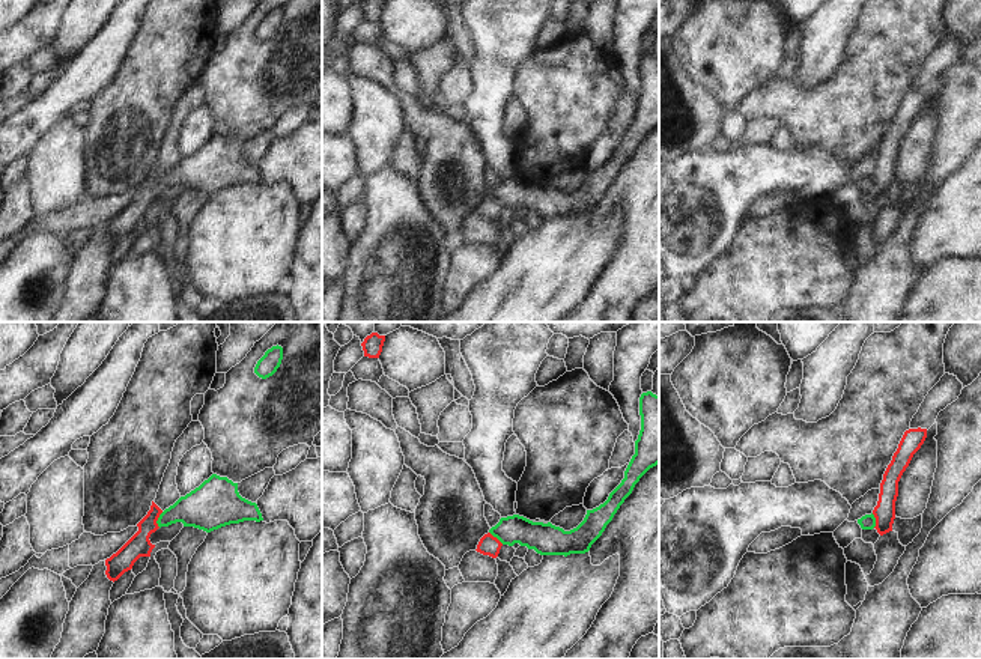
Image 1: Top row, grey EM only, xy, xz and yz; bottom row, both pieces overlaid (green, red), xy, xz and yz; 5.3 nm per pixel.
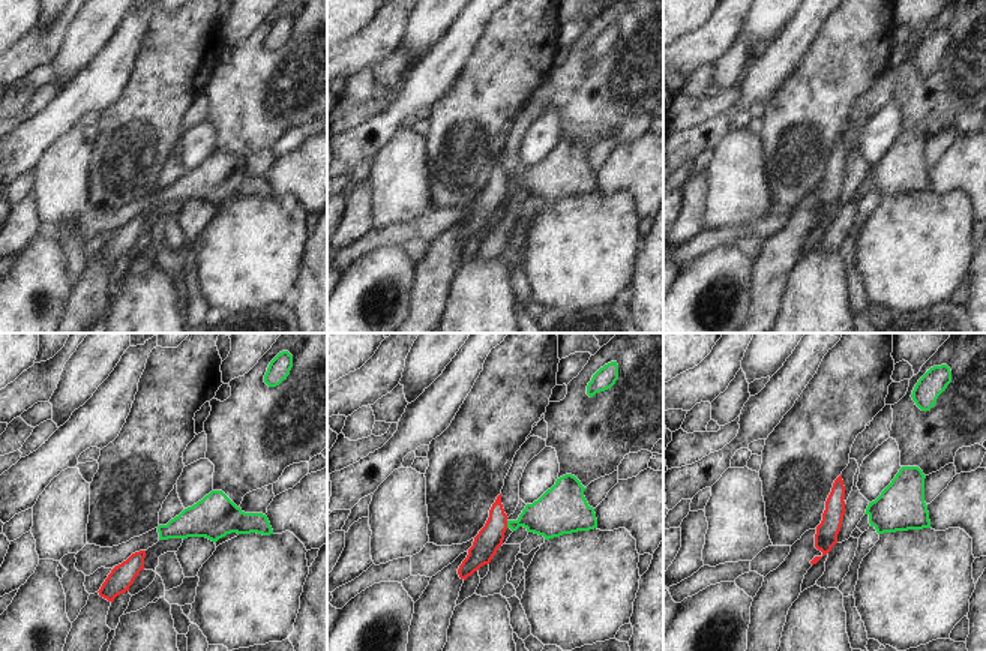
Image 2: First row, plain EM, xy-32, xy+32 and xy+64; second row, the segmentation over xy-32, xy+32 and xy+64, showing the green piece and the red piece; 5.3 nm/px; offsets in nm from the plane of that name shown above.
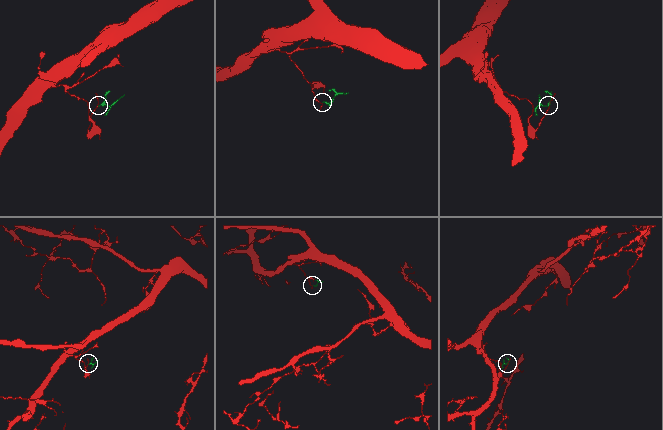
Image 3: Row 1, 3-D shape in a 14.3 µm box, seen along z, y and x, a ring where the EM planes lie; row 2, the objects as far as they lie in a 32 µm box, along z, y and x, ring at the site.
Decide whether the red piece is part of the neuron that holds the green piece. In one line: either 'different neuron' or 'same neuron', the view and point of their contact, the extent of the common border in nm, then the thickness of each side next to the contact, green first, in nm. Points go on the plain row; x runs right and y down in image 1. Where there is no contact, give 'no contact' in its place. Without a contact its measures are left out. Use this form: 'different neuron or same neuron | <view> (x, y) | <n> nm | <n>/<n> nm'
different neuron | xy (158, 182) | 90 nm | 220/120 nm

